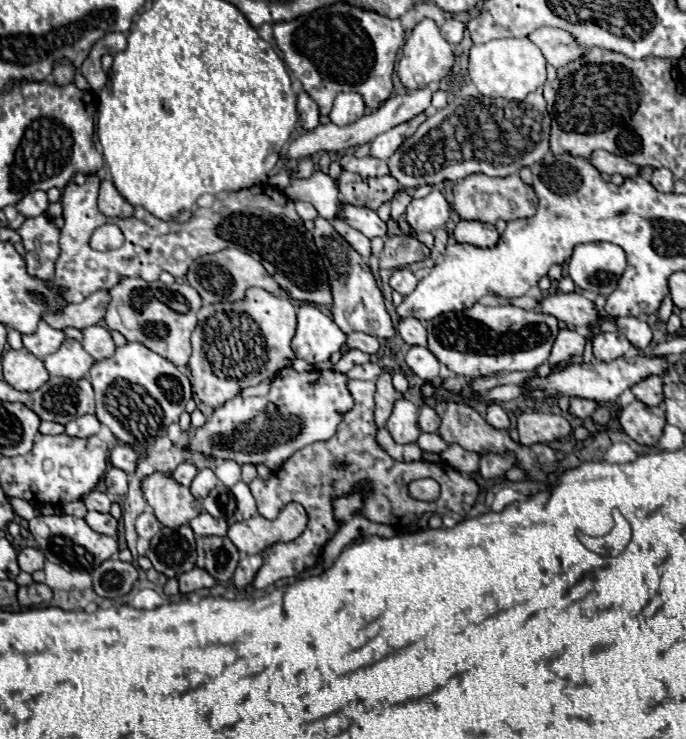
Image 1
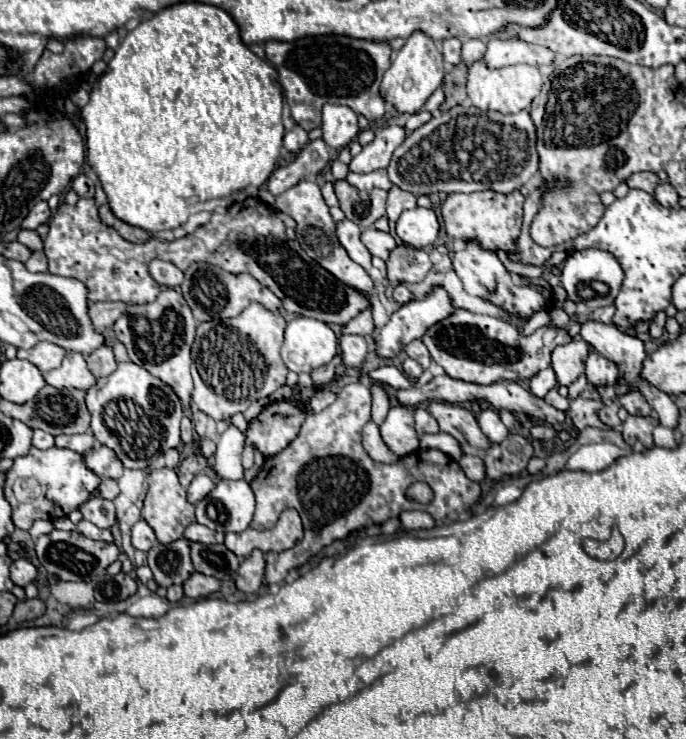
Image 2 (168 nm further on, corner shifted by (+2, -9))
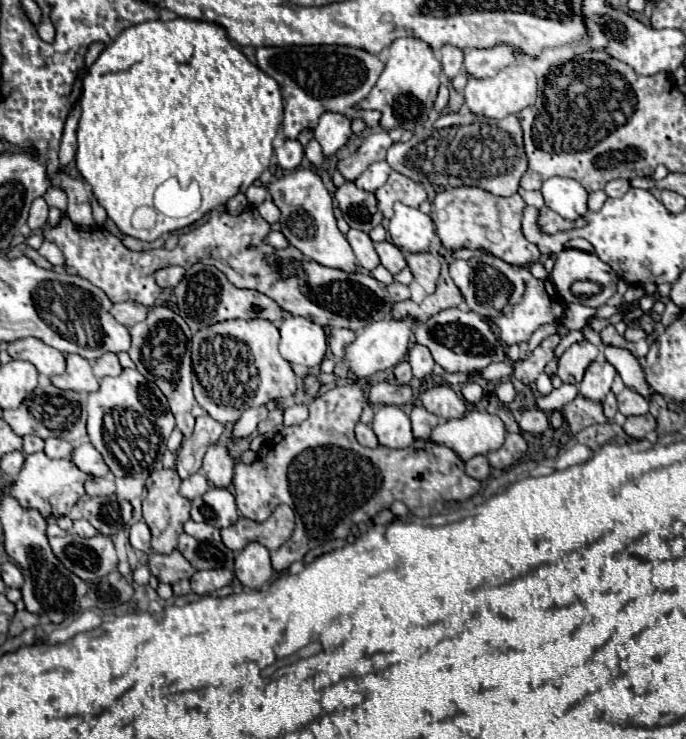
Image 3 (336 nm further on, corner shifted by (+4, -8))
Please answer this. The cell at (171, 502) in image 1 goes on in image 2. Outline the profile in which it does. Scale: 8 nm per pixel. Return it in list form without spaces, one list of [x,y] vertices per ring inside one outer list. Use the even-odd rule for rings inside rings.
[[[162,468],[162,470],[150,472],[148,486],[150,488],[148,488],[148,496],[144,500],[142,518],[152,526],[160,544],[170,544],[174,540],[180,540],[184,536],[184,528],[188,524],[196,522],[196,518],[194,518],[194,506],[186,500],[186,490],[180,486],[176,470]]]

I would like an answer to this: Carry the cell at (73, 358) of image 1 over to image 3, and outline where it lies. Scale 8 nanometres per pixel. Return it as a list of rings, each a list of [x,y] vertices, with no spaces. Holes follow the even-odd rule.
[[[68,355],[66,371],[62,375],[50,377],[50,381],[58,389],[70,389],[70,391],[96,391],[98,389],[98,379],[92,375],[90,363],[80,355]]]

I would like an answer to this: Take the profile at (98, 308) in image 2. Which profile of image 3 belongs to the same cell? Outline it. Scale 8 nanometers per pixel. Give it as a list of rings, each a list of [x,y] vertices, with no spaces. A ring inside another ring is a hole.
[[[122,301],[122,303],[114,303],[110,309],[112,317],[126,327],[132,327],[132,323],[138,323],[140,319],[146,319],[148,307],[134,303],[134,301]]]

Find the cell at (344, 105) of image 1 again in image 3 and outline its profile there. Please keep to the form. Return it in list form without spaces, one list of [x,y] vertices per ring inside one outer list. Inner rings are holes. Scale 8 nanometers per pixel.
[[[324,111],[318,121],[318,127],[314,129],[314,137],[322,145],[324,155],[334,155],[336,151],[340,151],[348,143],[350,135],[352,129],[348,117],[336,111]]]

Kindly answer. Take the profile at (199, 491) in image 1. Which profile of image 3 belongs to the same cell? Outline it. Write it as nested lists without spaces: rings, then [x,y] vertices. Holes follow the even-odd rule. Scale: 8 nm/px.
[[[200,473],[196,475],[190,475],[188,479],[182,481],[182,487],[180,487],[180,493],[186,497],[186,499],[196,499],[200,495],[204,495],[208,491],[208,479]]]

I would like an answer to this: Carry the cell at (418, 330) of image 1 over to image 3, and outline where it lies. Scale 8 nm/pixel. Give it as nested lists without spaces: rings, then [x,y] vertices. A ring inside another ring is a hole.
[[[414,343],[414,345],[410,347],[410,351],[408,351],[408,361],[410,361],[410,365],[412,365],[412,373],[414,373],[416,379],[428,377],[428,375],[432,373],[432,369],[434,369],[434,359],[432,359],[430,351],[428,351],[424,345],[420,345],[420,343]]]

